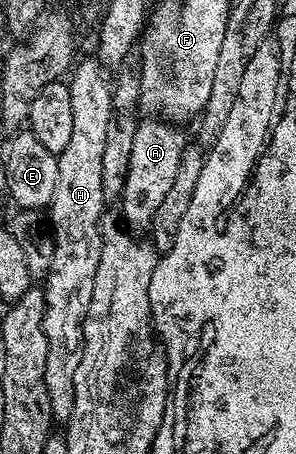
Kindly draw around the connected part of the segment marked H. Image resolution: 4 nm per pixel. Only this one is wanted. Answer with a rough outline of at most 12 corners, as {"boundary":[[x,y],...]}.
{"boundary":[[101,60],[68,80],[73,131],[48,209],[44,386],[58,422],[100,267],[104,137]]}

